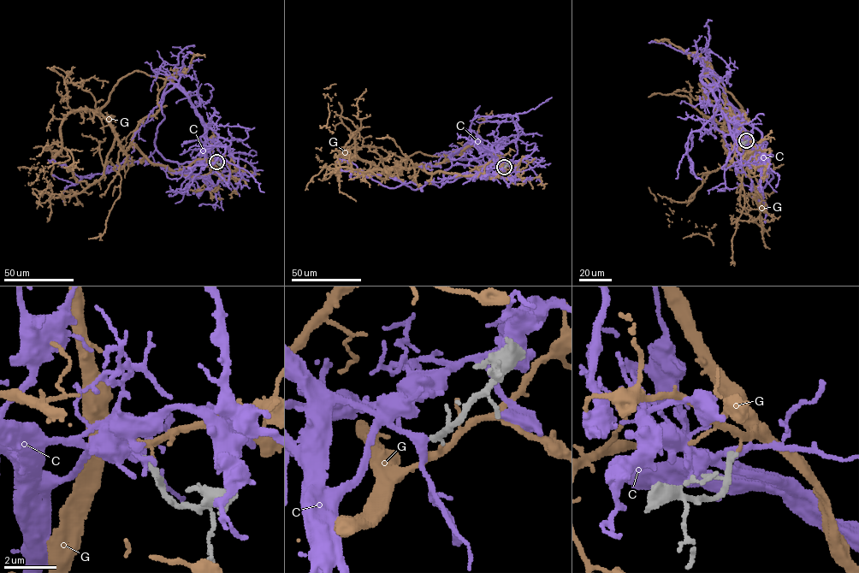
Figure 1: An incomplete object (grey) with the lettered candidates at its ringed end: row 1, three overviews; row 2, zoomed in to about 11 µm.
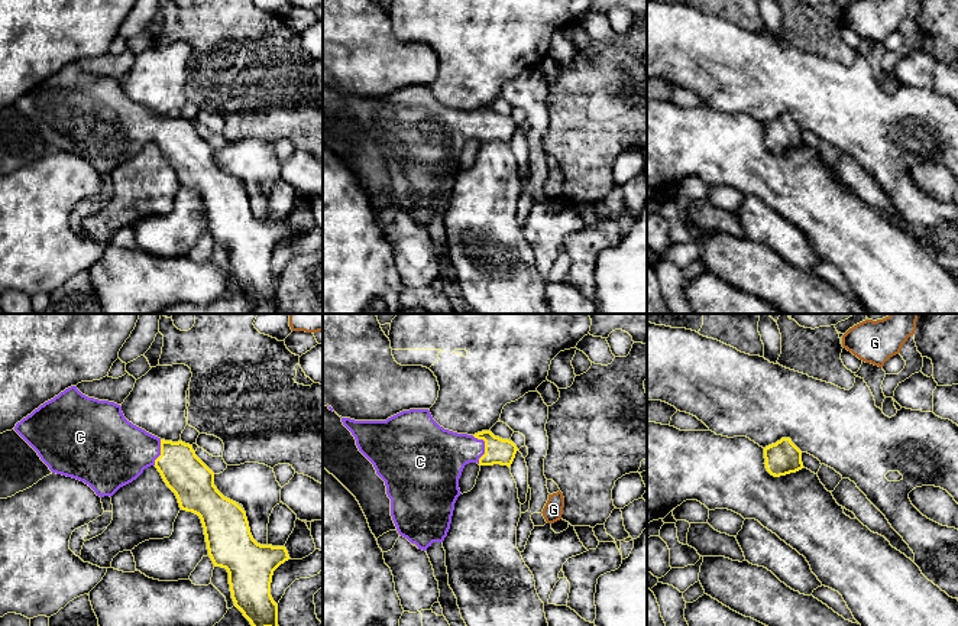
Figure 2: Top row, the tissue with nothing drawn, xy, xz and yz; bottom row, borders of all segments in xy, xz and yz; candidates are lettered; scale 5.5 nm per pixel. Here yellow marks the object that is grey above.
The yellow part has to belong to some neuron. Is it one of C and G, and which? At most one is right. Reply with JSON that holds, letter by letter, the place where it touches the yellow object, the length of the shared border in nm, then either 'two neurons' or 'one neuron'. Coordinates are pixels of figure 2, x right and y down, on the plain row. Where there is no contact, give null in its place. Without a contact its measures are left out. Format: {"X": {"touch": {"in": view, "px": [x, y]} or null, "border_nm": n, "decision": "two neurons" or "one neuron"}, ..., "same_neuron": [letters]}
{"C": {"touch": {"in": "xz", "px": [485, 123]}, "border_nm": 170, "decision": "one neuron"}, "G": {"touch": null, "decision": "two neurons"}, "same_neuron": ["C"]}

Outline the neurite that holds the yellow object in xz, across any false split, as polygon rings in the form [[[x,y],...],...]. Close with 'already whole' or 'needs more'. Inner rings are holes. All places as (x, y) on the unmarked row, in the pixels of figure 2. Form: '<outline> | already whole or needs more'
[[[428,85],[402,87],[386,97],[355,97],[342,94],[359,127],[373,140],[385,158],[391,175],[391,192],[401,213],[427,227],[433,218],[443,218],[450,205],[454,179],[462,171],[459,155],[466,140],[511,143],[517,121],[495,113],[491,107],[475,111],[457,110],[440,103]]] | needs more

